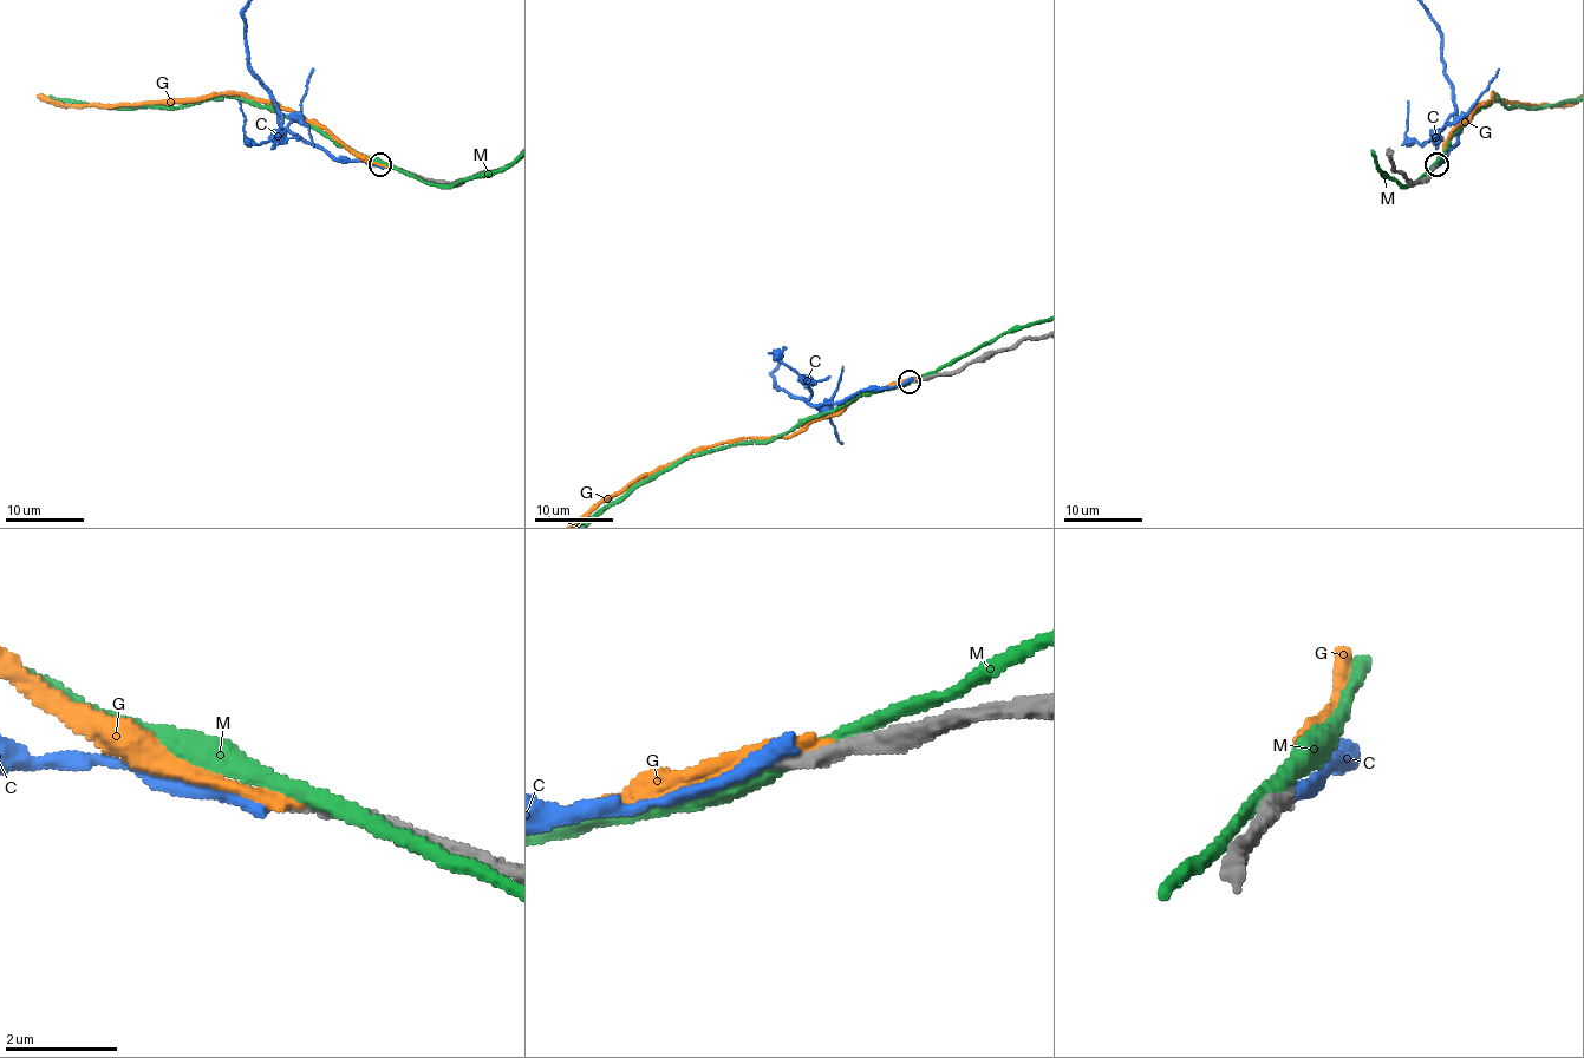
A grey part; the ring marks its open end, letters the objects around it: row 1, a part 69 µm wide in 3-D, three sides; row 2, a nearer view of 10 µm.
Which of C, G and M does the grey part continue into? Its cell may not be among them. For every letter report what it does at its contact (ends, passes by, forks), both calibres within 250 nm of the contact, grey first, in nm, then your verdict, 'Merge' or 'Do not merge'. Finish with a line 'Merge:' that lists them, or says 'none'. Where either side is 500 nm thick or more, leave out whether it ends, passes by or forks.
C: It ends there. Thickness 280 nm (grey) against 320 nm. Do not merge
G: It ends there. Thickness 360 nm (grey) against 260 nm. Do not merge
M: It passes by. Thickness 280 nm (grey) against 280 nm. Do not merge
Merge: none

